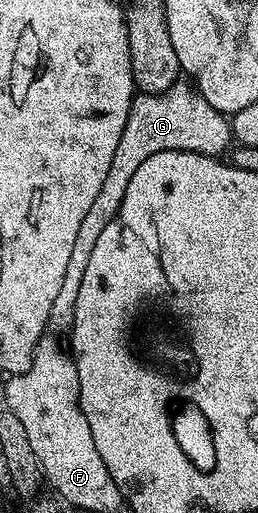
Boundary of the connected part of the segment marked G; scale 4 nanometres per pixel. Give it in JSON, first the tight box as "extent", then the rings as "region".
{"extent":[53,82,232,327],"region":[[[177,82],[159,95],[136,94],[131,103],[129,121],[125,123],[125,133],[121,133],[121,141],[117,141],[117,153],[113,153],[113,165],[109,165],[105,185],[101,185],[101,193],[97,193],[89,213],[85,213],[81,220],[77,237],[73,241],[73,254],[69,256],[69,269],[65,269],[65,281],[61,281],[61,293],[57,293],[57,301],[53,301],[55,323],[59,323],[59,327],[67,323],[67,315],[75,315],[71,299],[77,299],[77,293],[81,293],[81,281],[85,281],[89,256],[93,254],[93,248],[103,230],[109,226],[109,221],[119,218],[125,189],[129,189],[129,180],[133,178],[133,173],[137,173],[137,168],[153,153],[192,151],[198,155],[219,157],[232,143],[230,118],[209,105],[209,101],[190,82]]]}

